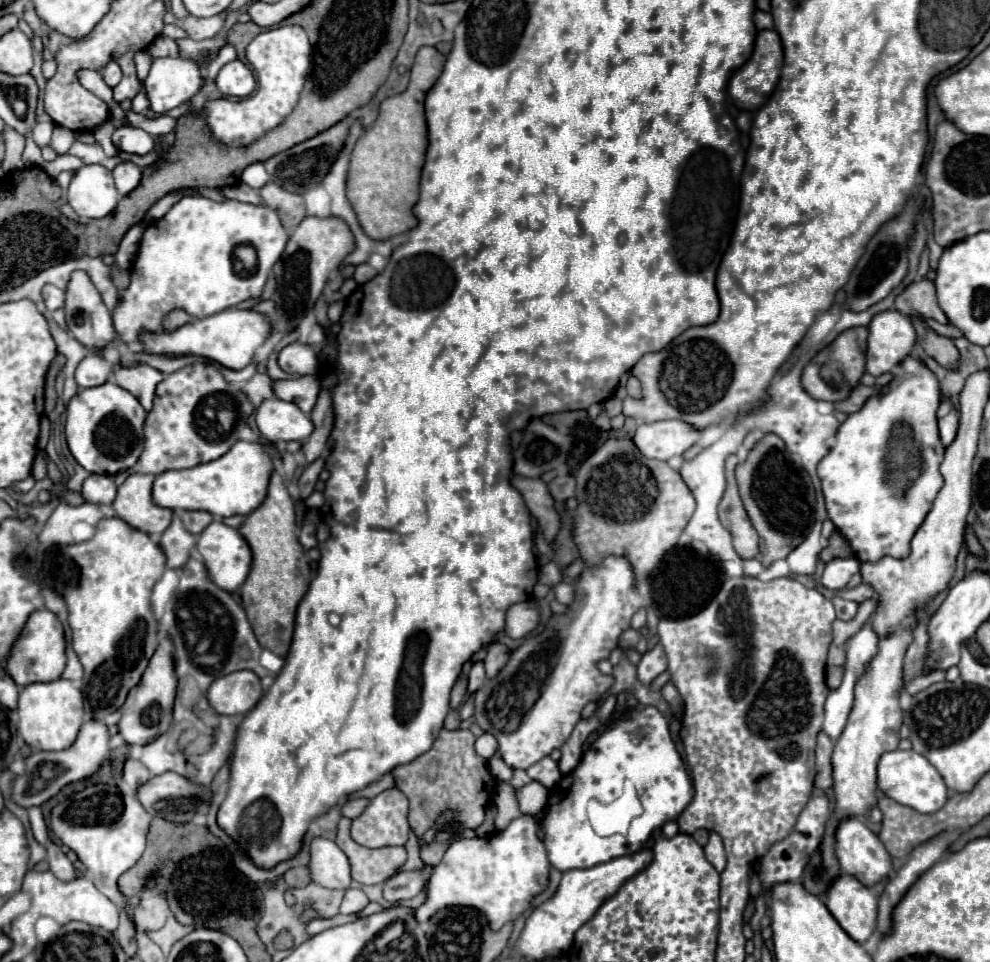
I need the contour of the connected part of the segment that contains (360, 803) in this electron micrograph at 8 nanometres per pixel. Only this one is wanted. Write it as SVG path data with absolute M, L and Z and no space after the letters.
M350 799L342 807L342 815L350 817L350 819L356 819L368 807L368 803L370 803L370 799Z

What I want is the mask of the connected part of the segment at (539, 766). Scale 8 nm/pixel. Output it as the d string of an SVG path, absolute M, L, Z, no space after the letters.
M544 757L542 761L538 761L538 763L532 765L526 773L528 773L534 781L542 783L546 789L556 787L556 783L562 779L562 773L560 773L560 769L558 769L558 763L554 763L550 757Z

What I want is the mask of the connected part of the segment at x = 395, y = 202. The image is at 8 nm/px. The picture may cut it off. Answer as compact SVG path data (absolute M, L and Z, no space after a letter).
M422 47L416 55L408 89L380 103L380 115L358 139L348 171L348 199L364 233L376 241L406 233L418 225L412 209L418 201L420 171L428 147L424 99L442 73L446 57L434 47Z

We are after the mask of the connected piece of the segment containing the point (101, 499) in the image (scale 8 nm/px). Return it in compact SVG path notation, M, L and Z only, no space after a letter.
M90 475L82 485L82 495L90 503L110 505L116 499L116 483L112 475Z

